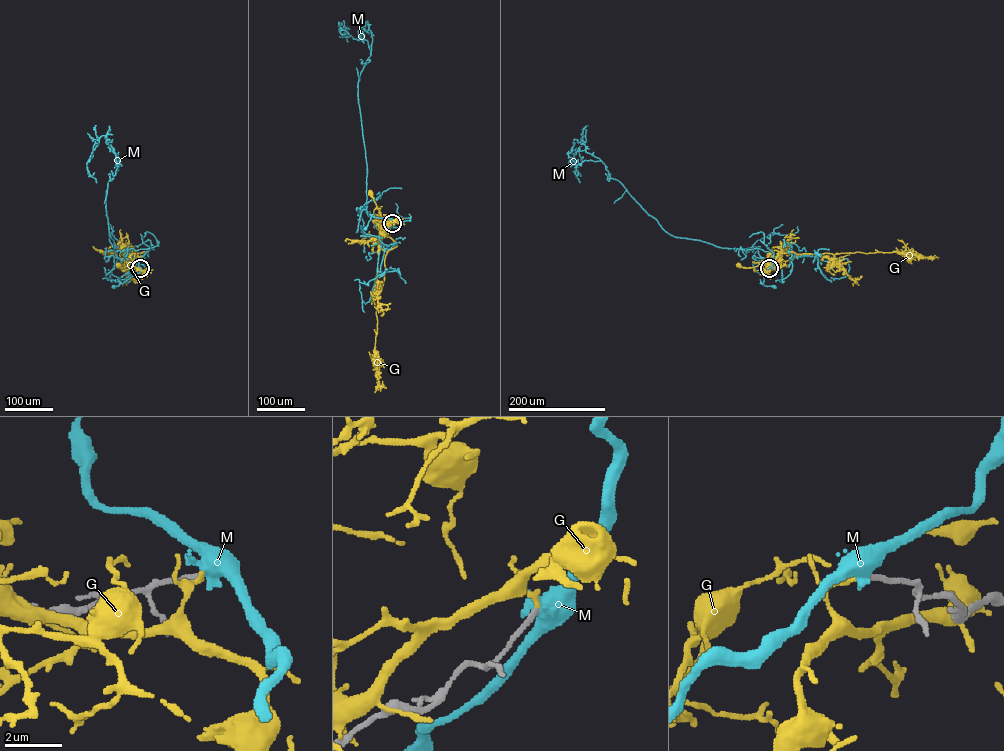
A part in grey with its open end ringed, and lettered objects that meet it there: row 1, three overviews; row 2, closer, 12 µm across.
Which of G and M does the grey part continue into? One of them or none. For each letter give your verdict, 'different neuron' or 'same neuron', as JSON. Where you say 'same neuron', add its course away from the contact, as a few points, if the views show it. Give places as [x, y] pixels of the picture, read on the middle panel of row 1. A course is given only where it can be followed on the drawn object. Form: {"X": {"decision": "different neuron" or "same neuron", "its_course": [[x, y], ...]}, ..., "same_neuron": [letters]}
{"G": {"decision": "different neuron"}, "M": {"decision": "different neuron"}, "same_neuron": []}

